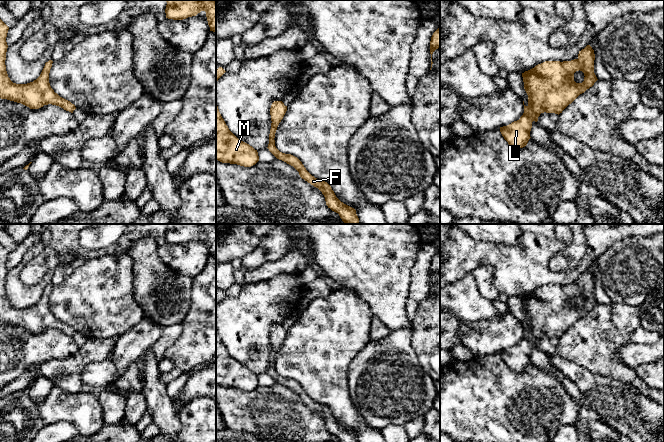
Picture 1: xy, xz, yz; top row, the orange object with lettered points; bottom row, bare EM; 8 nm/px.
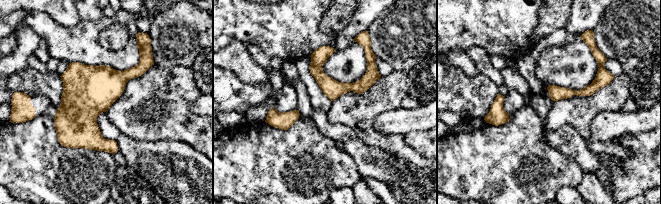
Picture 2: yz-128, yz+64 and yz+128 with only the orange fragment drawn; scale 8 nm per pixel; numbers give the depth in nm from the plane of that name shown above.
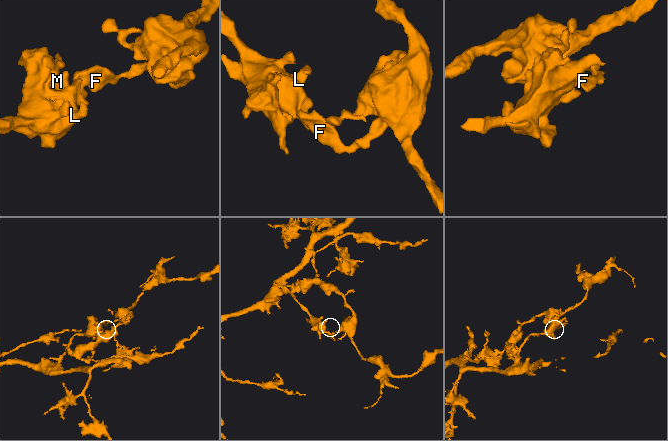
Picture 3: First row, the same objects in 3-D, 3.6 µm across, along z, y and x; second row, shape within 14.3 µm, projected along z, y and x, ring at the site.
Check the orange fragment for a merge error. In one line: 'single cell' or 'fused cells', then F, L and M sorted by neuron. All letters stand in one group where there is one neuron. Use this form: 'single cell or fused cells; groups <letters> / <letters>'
fused cells; groups F / L M

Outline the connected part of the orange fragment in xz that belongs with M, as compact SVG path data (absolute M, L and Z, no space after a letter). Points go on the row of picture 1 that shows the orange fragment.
M216 104L216 160L251 167L259 161L257 150L240 141L228 128Z

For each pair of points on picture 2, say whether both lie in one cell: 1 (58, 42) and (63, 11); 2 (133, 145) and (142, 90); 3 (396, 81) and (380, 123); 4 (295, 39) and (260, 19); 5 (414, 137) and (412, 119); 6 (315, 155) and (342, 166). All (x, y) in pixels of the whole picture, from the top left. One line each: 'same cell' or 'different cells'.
1: different cells
2: different cells
3: different cells
4: same cell
5: different cells
6: same cell

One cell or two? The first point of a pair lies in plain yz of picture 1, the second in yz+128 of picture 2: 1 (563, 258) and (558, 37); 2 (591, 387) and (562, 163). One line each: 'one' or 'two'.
1: two
2: two

